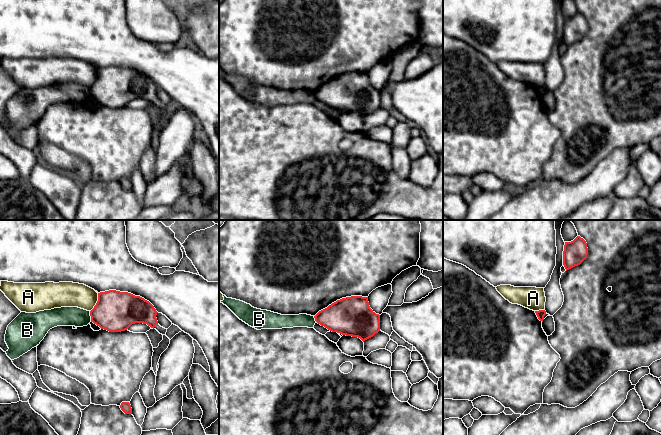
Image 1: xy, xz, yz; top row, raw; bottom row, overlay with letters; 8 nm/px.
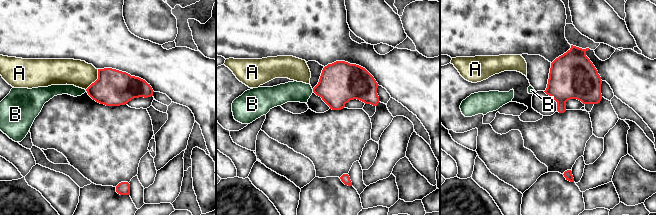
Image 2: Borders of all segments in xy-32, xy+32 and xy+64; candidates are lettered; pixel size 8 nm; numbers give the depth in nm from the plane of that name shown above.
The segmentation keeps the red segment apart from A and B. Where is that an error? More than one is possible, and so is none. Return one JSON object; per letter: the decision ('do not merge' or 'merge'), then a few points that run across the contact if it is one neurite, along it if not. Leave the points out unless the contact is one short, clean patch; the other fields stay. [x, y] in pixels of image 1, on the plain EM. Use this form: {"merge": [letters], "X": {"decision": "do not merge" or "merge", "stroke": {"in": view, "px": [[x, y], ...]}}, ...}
{"merge": [], "A": {"decision": "do not merge"}, "B": {"decision": "do not merge", "stroke": {"in": "xy", "px": [[89, 87], [91, 97]]}}}

